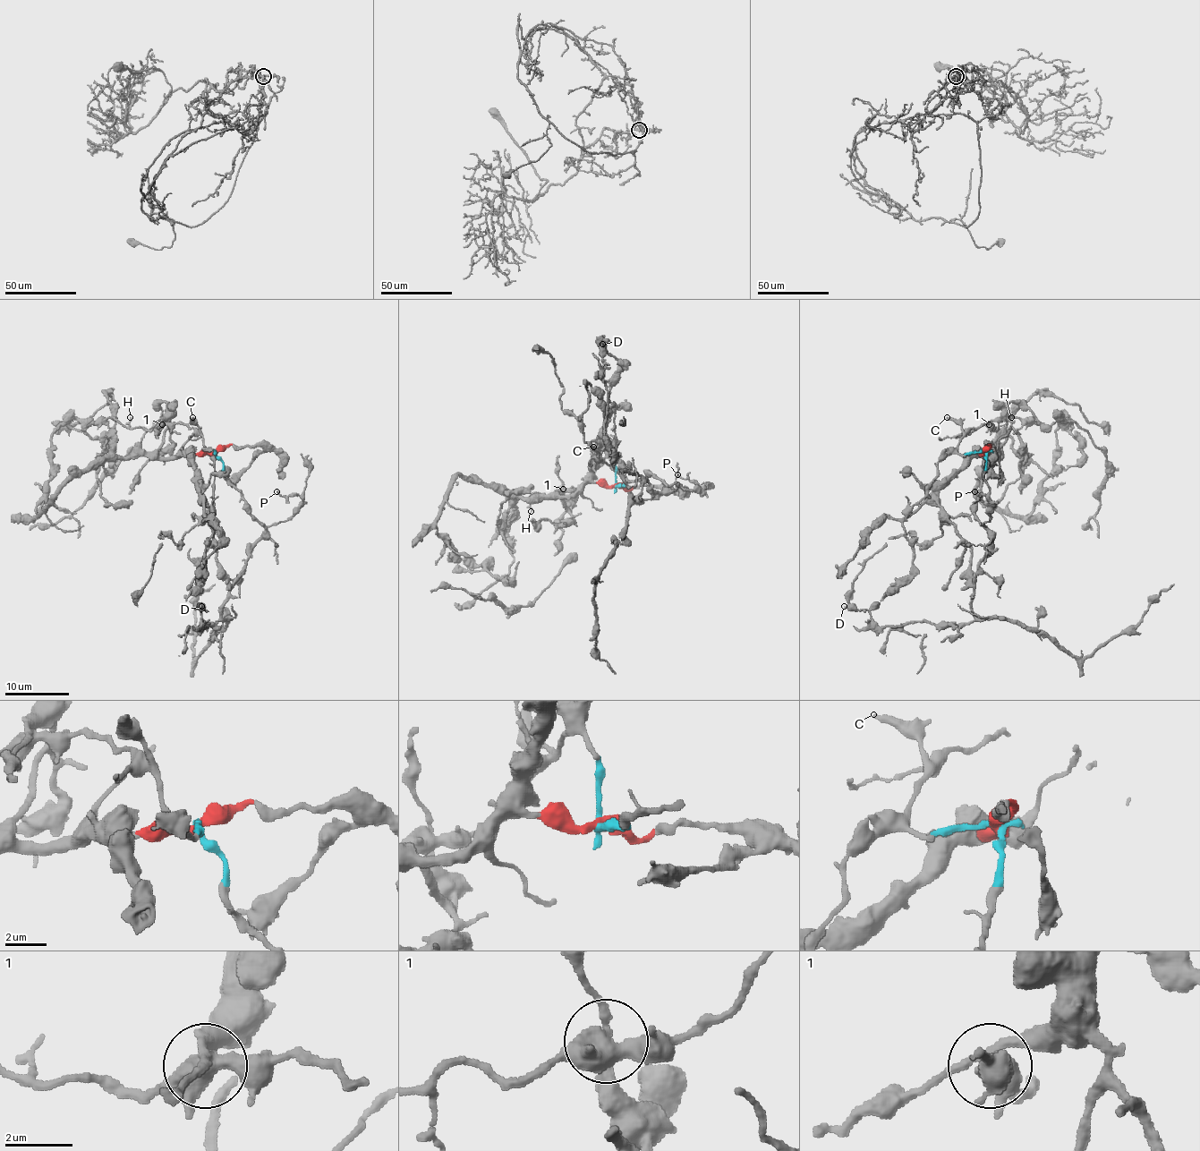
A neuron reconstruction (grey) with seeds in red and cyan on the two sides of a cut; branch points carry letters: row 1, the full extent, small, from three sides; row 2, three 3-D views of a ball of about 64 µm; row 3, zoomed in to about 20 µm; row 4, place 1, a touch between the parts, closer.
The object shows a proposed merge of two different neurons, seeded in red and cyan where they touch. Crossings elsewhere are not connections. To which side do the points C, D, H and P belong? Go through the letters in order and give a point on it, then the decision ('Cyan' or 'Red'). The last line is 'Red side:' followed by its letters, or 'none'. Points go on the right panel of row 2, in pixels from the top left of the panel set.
C: Place: (947, 417). Cyan
D: Place: (844, 606). Cyan
H: Place: (1011, 417). Cyan
P: Place: (974, 491). Cyan
Red side: none

